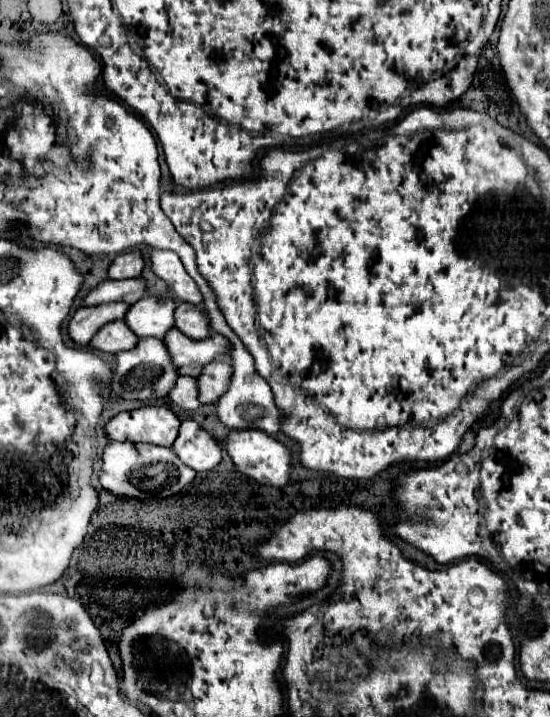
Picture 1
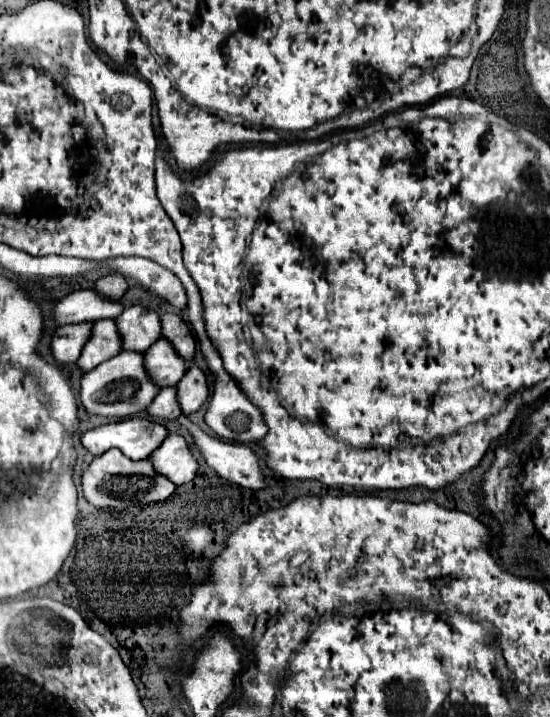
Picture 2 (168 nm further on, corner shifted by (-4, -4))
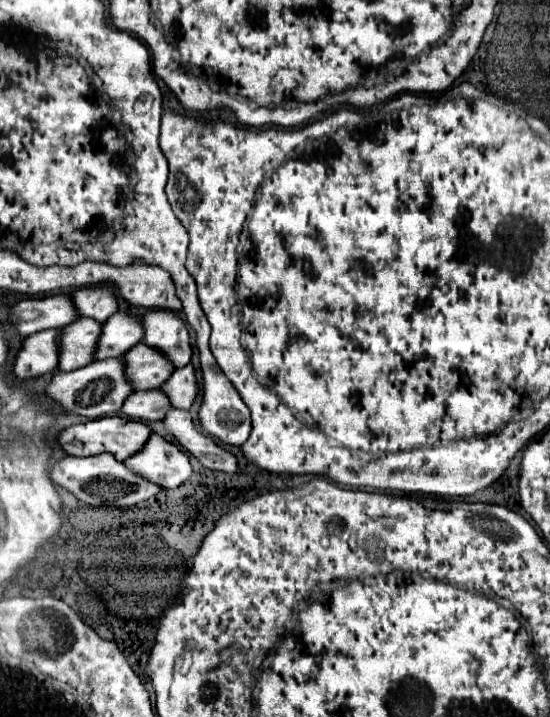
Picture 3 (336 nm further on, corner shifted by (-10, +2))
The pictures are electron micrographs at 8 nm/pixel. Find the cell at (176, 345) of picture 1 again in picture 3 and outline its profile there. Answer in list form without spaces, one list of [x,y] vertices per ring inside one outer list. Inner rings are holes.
[[[142,342],[132,346],[132,350],[128,350],[122,358],[126,366],[126,380],[132,390],[160,388],[168,380],[168,374],[172,374],[172,366],[168,366],[156,350],[148,350]]]

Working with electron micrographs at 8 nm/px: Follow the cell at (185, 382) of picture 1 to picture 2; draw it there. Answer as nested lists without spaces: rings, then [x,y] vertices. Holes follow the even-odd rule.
[[[176,386],[162,388],[160,394],[154,398],[154,404],[150,404],[148,412],[152,416],[158,416],[158,418],[178,418],[178,416],[182,416]]]

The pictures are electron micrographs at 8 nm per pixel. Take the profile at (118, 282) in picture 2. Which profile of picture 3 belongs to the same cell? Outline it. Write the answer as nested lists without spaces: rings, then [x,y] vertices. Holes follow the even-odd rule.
[[[84,288],[84,290],[74,290],[70,294],[72,304],[78,312],[80,318],[92,318],[100,324],[104,324],[116,310],[116,298],[112,290],[108,288]]]

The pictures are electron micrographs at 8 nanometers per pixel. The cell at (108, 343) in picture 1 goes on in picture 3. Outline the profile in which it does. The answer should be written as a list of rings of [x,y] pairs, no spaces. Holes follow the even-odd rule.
[[[78,318],[68,326],[60,328],[58,370],[70,372],[92,362],[92,350],[96,348],[98,334],[100,334],[100,324],[88,318]]]

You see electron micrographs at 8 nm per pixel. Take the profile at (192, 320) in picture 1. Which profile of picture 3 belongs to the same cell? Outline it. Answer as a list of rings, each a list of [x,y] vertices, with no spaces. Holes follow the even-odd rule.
[[[148,312],[140,318],[144,328],[142,342],[158,352],[162,352],[176,368],[182,368],[192,358],[190,336],[186,324],[176,314]]]

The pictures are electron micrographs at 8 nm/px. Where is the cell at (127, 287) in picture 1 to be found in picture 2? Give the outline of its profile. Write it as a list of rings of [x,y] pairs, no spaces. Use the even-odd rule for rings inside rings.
[[[78,290],[62,298],[54,310],[54,320],[58,326],[78,324],[100,318],[116,318],[124,310],[120,300],[106,298],[96,290]]]

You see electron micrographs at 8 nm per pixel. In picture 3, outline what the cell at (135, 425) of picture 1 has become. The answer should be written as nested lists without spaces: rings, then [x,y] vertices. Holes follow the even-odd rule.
[[[106,416],[106,418],[98,418],[98,420],[90,420],[86,424],[76,424],[76,426],[68,426],[64,428],[58,436],[56,442],[58,446],[64,448],[74,448],[74,450],[64,450],[66,454],[74,454],[74,456],[98,456],[98,454],[112,454],[116,460],[124,460],[130,458],[130,454],[134,454],[136,450],[140,450],[140,446],[144,446],[144,442],[150,436],[150,428],[144,422],[136,422],[136,420],[126,420],[126,418],[118,418],[118,416]]]

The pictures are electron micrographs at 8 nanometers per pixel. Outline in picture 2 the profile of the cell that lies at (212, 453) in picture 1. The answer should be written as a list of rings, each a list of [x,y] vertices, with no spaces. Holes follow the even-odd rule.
[[[170,434],[162,448],[150,456],[150,460],[154,460],[158,472],[168,476],[178,486],[198,476],[198,460],[194,458],[186,438],[180,434]]]

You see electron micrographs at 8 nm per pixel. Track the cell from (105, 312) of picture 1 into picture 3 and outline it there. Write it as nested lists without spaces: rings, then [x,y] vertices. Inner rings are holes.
[[[42,330],[24,340],[24,346],[14,358],[14,376],[18,382],[24,382],[28,378],[40,378],[56,370],[56,334],[60,332]]]

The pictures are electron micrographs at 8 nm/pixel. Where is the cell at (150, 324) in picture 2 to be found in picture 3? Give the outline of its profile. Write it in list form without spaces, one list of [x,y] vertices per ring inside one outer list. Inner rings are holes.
[[[116,312],[114,318],[108,318],[96,342],[94,360],[120,358],[134,344],[138,344],[140,342],[140,322],[136,322],[136,318],[138,316],[132,316],[126,312]]]

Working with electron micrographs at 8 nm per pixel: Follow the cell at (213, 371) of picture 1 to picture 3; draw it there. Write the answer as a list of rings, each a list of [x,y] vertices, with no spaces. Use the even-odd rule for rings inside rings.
[[[188,364],[180,370],[174,370],[172,376],[160,386],[160,390],[168,396],[172,408],[190,410],[190,406],[198,394],[198,382],[196,382],[196,374],[194,374],[194,366]]]

